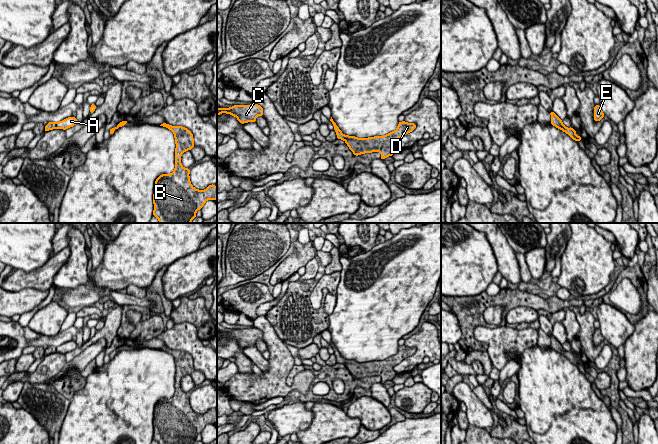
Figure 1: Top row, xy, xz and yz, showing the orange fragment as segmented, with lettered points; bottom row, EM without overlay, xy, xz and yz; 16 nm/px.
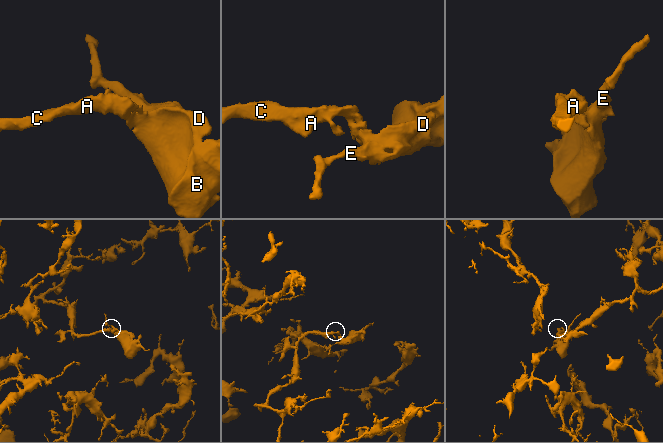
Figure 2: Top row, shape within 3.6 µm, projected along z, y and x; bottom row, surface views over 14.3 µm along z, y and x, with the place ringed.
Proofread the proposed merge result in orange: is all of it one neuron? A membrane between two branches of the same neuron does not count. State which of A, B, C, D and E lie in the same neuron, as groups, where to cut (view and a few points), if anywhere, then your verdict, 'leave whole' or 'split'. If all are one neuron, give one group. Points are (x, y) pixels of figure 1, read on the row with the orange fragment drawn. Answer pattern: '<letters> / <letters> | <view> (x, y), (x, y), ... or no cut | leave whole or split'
A B C D E | no cut | leave whole

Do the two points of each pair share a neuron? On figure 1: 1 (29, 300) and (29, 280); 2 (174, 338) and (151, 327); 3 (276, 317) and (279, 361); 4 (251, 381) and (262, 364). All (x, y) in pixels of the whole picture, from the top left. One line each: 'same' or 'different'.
1: different
2: different
3: different
4: different

